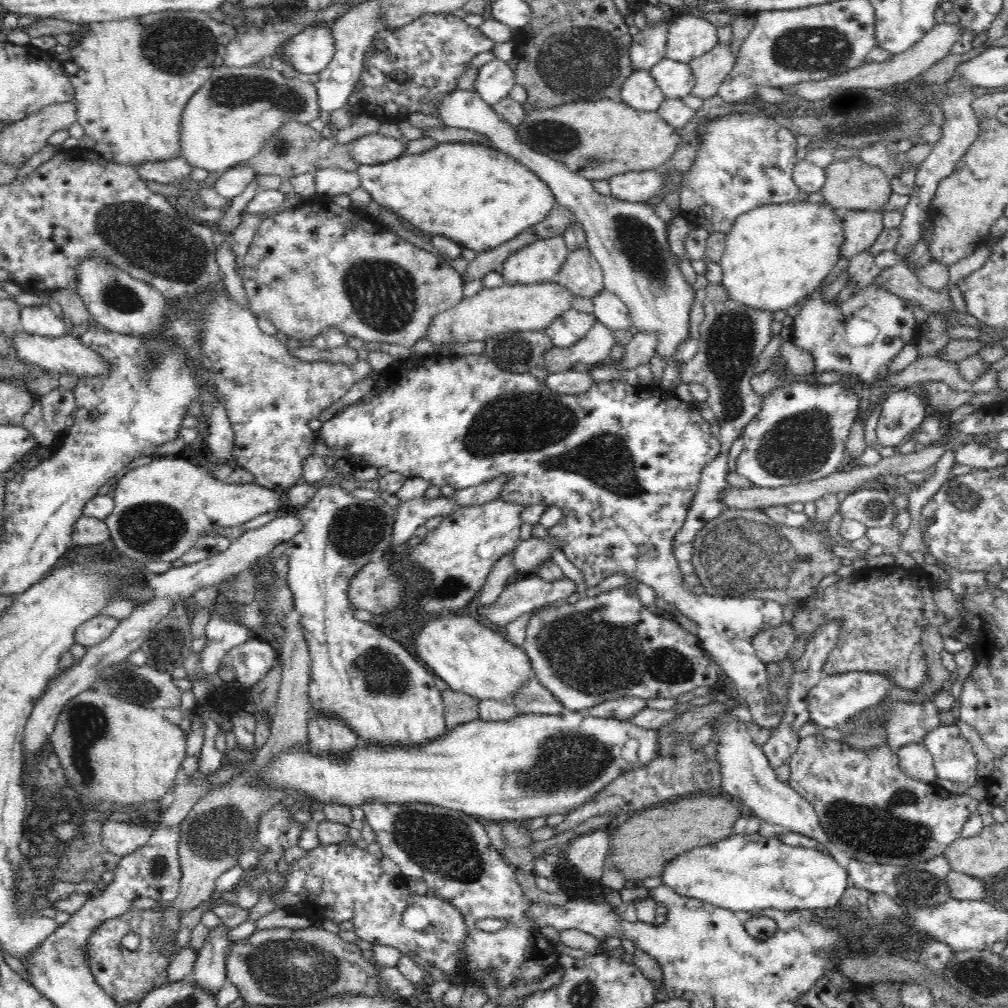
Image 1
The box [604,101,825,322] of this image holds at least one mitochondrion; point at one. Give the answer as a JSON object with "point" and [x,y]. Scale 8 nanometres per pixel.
{"point":[638,242]}

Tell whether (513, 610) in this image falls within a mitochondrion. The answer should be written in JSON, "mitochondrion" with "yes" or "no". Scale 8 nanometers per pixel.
{"mitochondrion":"no"}

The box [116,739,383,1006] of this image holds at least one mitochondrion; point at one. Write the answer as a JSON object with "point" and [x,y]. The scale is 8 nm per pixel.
{"point":[292,970]}

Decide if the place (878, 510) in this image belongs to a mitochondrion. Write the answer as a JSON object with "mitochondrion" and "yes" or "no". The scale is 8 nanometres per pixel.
{"mitochondrion":"yes"}

